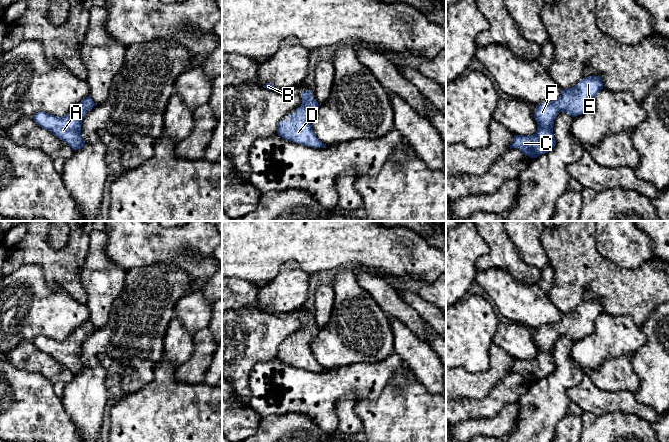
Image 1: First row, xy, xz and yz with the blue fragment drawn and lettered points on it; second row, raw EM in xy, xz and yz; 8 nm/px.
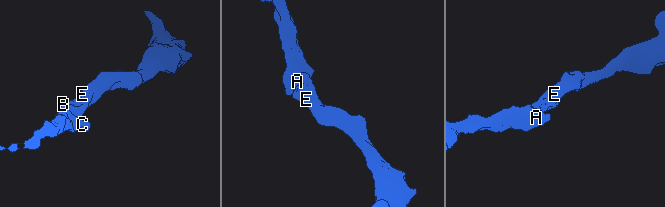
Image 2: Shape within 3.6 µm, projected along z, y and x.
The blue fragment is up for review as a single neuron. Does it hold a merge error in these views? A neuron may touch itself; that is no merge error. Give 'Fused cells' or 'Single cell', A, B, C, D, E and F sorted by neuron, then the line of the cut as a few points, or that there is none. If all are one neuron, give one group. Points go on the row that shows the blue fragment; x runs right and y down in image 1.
Single cell. Groups: A B C D E F. No split

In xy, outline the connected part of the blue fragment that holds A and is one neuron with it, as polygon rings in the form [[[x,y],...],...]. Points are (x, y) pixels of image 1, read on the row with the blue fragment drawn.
[[[89,95],[65,116],[57,117],[41,111],[32,118],[39,126],[50,131],[76,151],[85,146],[81,125],[86,112],[94,106],[95,103]]]

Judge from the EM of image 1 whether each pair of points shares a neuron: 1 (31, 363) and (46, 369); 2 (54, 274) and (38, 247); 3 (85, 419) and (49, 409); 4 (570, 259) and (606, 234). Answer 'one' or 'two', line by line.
1: one
2: one
3: two
4: two

